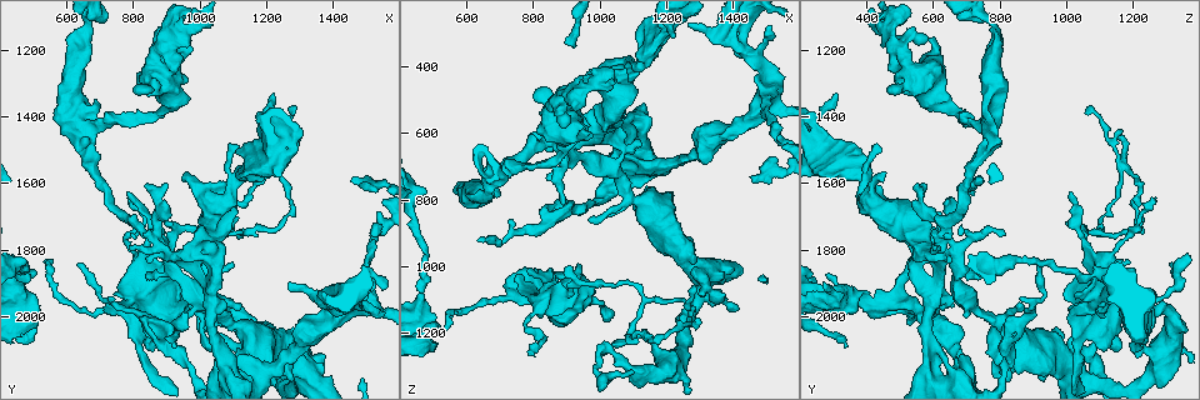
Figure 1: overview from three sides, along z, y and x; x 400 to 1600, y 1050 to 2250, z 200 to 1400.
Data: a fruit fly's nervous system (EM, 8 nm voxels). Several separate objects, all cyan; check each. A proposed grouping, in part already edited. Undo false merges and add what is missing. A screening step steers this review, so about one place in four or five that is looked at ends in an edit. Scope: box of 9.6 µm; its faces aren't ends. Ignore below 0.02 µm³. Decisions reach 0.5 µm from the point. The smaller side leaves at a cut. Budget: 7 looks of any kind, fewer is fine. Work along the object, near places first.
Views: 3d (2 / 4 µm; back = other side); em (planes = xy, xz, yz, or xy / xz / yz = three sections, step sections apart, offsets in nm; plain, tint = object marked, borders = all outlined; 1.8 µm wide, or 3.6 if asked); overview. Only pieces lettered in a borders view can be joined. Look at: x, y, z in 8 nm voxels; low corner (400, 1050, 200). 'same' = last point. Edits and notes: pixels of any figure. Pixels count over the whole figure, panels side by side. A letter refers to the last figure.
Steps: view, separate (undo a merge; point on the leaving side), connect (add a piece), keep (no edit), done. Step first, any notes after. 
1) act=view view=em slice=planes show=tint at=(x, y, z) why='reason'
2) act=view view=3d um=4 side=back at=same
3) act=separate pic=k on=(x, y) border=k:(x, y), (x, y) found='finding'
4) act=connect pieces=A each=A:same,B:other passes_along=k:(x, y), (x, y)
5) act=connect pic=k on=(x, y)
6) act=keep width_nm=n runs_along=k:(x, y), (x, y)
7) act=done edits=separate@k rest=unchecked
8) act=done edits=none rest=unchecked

act=view view=em slice=planes show=tint at=(1500, 1940, 480) why='four or more arms meet'

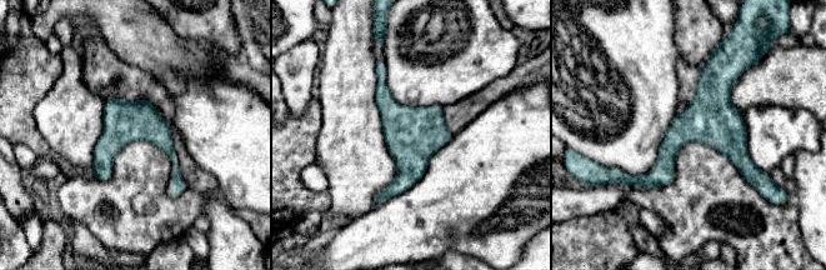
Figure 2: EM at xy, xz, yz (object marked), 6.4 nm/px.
act=view view=em slice=planes show=borders at=same why='see the neighbours'

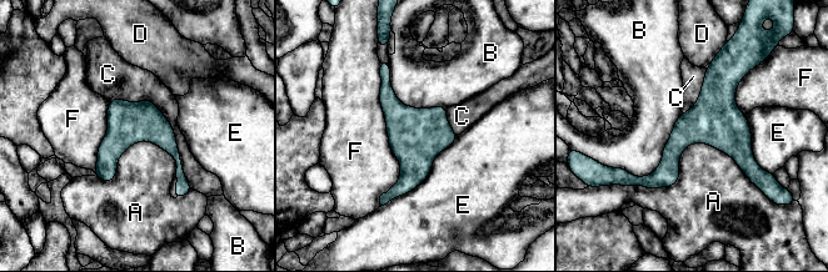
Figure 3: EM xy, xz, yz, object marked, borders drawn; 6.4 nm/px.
act=keep longest_contact=F:950nm each=A:other,B:other,C:other,D:other,E:other,F:other border=3:(627, 185), (761, 190) found='continuous, no second cell'

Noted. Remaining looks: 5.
act=view view=em slice=planes show=borders at=(800, 1640, 1260) why='thin end'

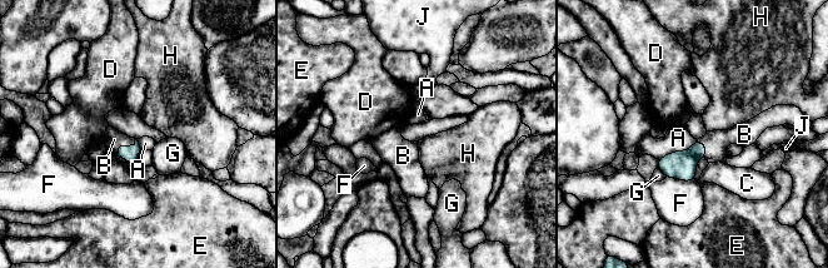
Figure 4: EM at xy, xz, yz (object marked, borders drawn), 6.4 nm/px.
act=connect pieces=B each=A:other,B:same,C:other,D:other,E:other,F:other,G:other,H:other,J:other found='the cell continues'

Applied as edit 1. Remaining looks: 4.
act=view view=3d um=2 at=(1250, 1600, 1160)

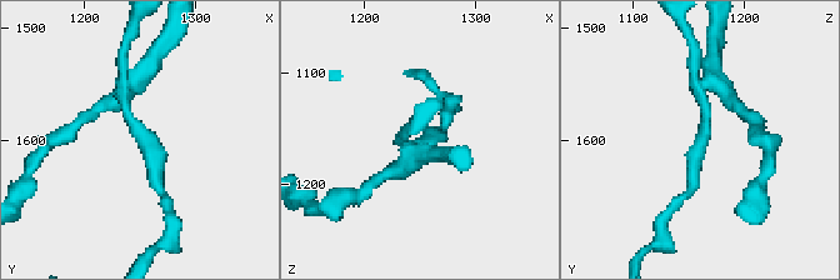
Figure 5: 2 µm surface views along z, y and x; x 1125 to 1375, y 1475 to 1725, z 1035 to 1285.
act=view view=em slice=yz step=16 show=borders at=(1254, 1596, 1164) why='now the EM'

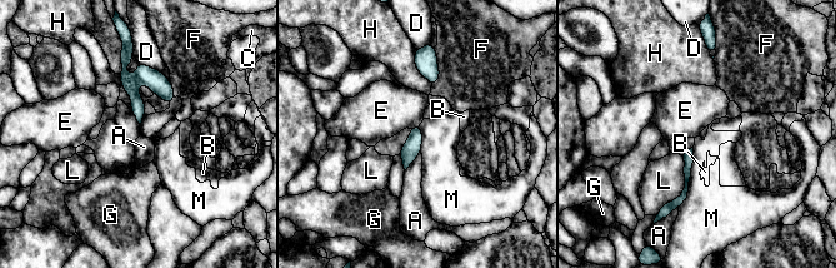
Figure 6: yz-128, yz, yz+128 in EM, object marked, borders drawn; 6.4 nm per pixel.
act=view view=em slice=xy step=4 show=borders at=same why='another direction'

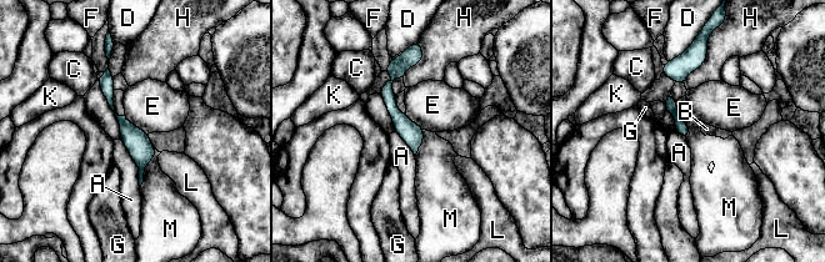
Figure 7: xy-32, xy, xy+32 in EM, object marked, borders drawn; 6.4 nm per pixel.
act=keep each=A:other,B:other,C:other,D:other,E:other,F:other,G:other,H:other,K:other,L:other,M:other border=7:(154, 147), (140, 187) found='all the same cell'

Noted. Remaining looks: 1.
act=done edits=connect@4 rest=unchecked

